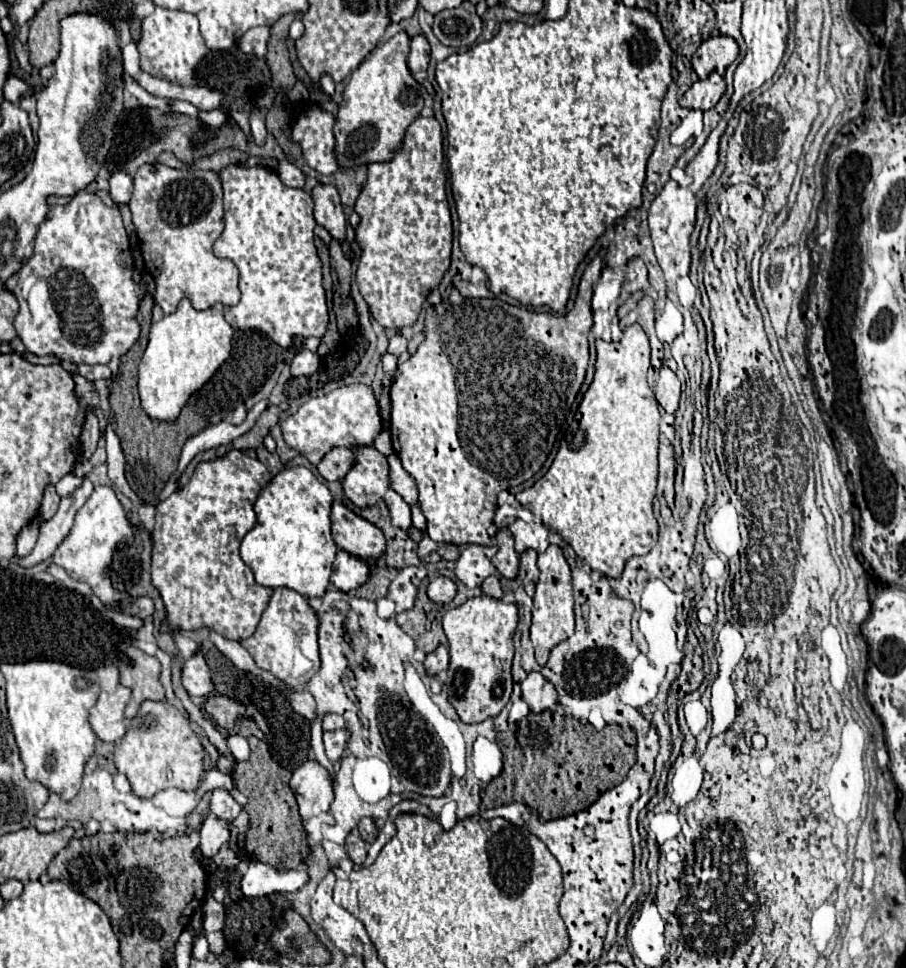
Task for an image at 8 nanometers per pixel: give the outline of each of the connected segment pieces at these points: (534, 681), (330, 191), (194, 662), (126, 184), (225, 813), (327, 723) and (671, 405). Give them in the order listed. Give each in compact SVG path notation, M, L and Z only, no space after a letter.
M537 671L527 675L527 679L521 683L521 691L533 713L541 713L557 705L557 689Z
M315 185L313 187L313 203L315 203L315 221L319 225L323 225L333 239L343 241L345 239L345 215L343 215L343 207L339 201L339 193L333 185Z
M195 655L189 661L185 661L183 687L187 689L189 697L205 697L213 691L209 667L207 667L203 655Z
M117 171L111 175L109 179L111 183L111 199L115 201L115 205L123 205L129 203L131 193L133 193L133 177L127 171Z
M215 789L211 797L211 813L233 823L235 817L241 813L241 805L231 797L231 791Z
M325 715L323 717L323 731L337 731L337 729L343 729L345 727L345 721L341 715Z
M661 367L659 371L659 379L657 379L657 385L655 385L655 397L659 401L659 405L669 413L673 415L677 411L677 405L679 405L679 379L677 375L669 369L669 367Z

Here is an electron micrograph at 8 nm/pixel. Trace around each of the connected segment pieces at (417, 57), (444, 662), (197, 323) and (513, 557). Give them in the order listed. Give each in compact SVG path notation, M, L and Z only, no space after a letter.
M423 35L411 39L411 51L409 51L407 65L409 65L409 71L413 75L417 71L427 71L427 65L429 65L429 43L427 43L427 39Z
M439 645L435 651L427 653L423 665L425 665L429 675L437 675L437 673L445 671L447 665L449 665L449 649L447 649L447 645Z
M183 299L175 313L152 322L147 349L139 363L141 407L151 419L175 421L187 399L231 357L235 331L225 321L223 311L225 307L221 303L215 303L205 311L195 311L189 299Z
M501 527L499 533L495 535L495 541L497 541L497 545L499 545L497 555L491 559L493 565L495 565L495 569L497 569L503 577L507 577L507 579L517 577L519 555L517 555L517 551L513 549L513 535L509 533L507 527Z

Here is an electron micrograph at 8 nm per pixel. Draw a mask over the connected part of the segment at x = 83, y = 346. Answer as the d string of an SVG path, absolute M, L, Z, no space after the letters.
M81 189L67 205L51 207L47 219L39 225L33 257L21 267L19 283L13 291L19 301L15 329L27 351L39 357L55 355L75 365L109 363L113 357L123 357L139 337L141 327L135 319L139 291L141 287L133 281L133 259L119 209L107 207L95 191Z

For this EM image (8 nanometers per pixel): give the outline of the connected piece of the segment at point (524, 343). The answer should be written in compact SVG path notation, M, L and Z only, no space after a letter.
M583 273L575 305L565 315L537 313L537 311L527 311L521 307L517 309L501 299L465 299L459 295L457 289L451 293L449 301L443 301L443 303L427 309L425 341L419 345L417 353L411 355L411 359L407 359L403 365L399 365L399 377L391 387L391 429L389 431L391 431L393 451L399 455L403 469L417 481L419 505L421 505L421 511L427 519L427 535L433 541L451 543L451 545L465 545L465 543L491 545L487 529L493 523L493 515L497 509L497 493L505 489L503 483L513 483L513 479L515 479L515 485L521 485L523 481L531 479L545 463L549 451L553 449L555 435L559 431L559 421L567 419L567 413L571 411L571 405L575 403L575 397L577 397L581 383L585 379L585 369L587 369L587 361L589 361L587 335L589 335L591 325L593 325L591 295L593 295L593 287L595 287L597 279L599 279L599 275L585 275Z

